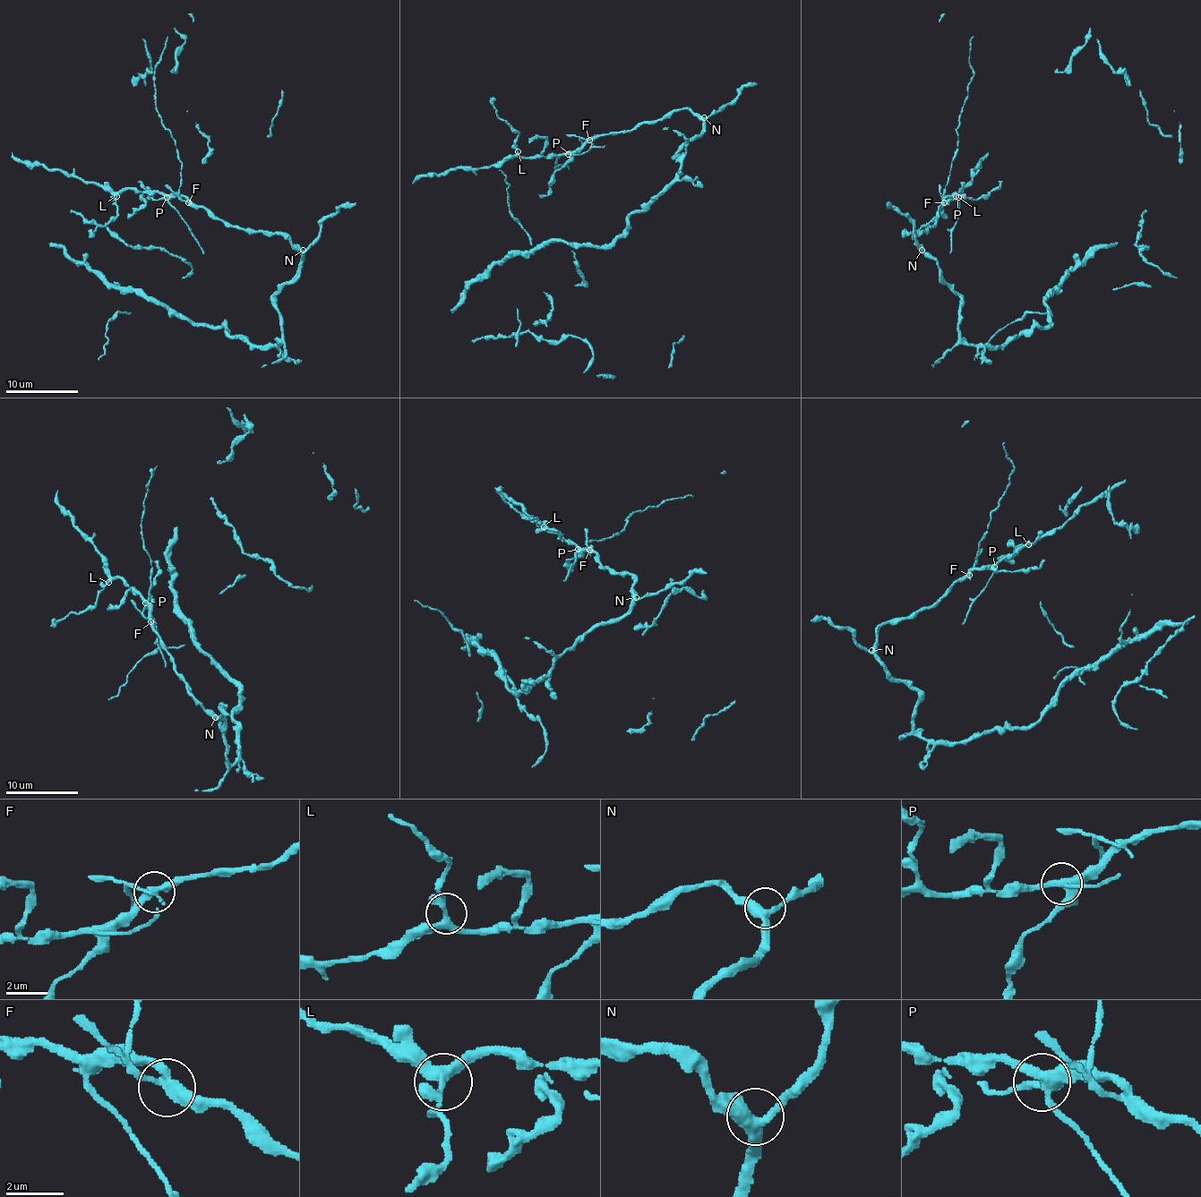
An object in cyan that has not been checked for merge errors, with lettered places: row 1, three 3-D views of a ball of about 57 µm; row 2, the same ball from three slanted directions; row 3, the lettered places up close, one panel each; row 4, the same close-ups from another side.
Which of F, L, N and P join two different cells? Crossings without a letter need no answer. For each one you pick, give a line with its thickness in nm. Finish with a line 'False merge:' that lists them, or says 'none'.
F: 300 nm thick
P: 400 nm thick
False merge: F, P

